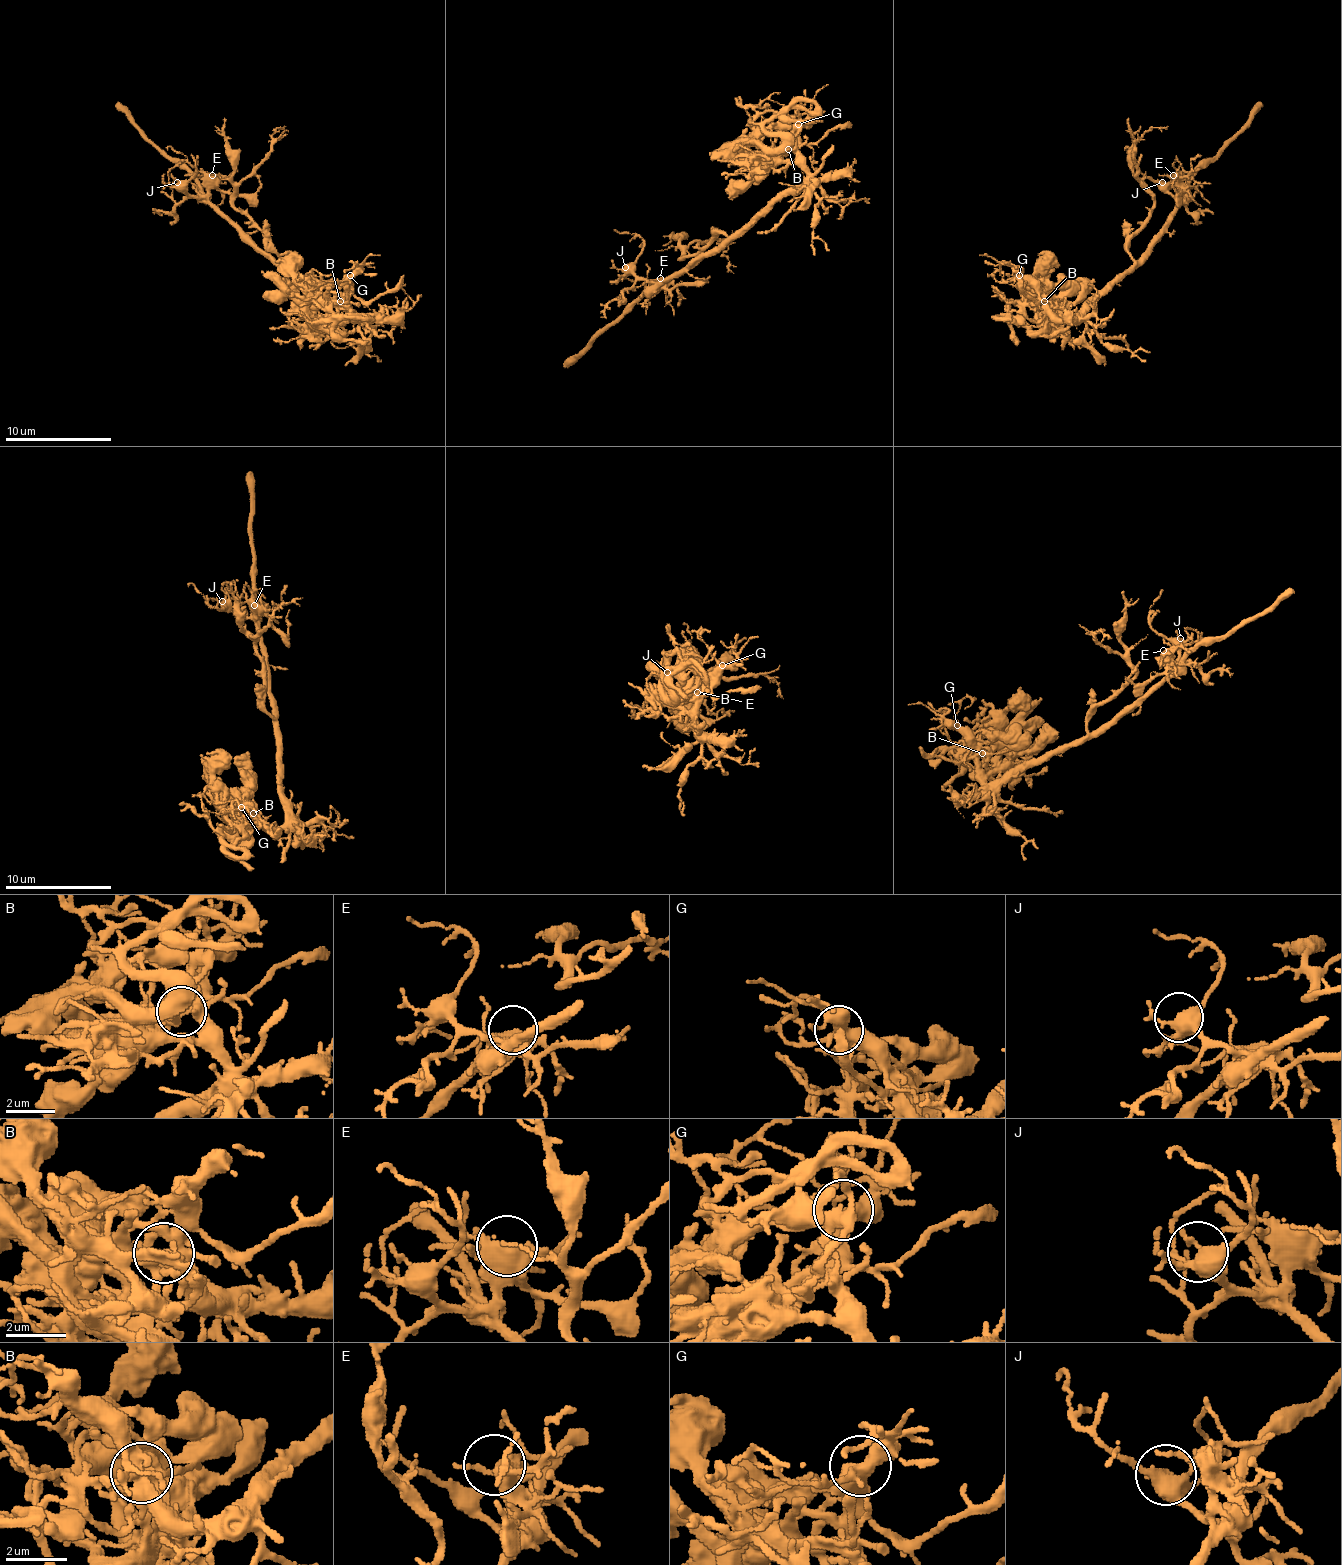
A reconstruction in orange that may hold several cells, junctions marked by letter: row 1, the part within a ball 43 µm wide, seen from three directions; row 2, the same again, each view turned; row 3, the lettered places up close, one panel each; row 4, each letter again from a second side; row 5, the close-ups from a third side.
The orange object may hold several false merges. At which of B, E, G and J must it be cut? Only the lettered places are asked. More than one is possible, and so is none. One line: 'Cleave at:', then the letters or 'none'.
Cleave at: B

